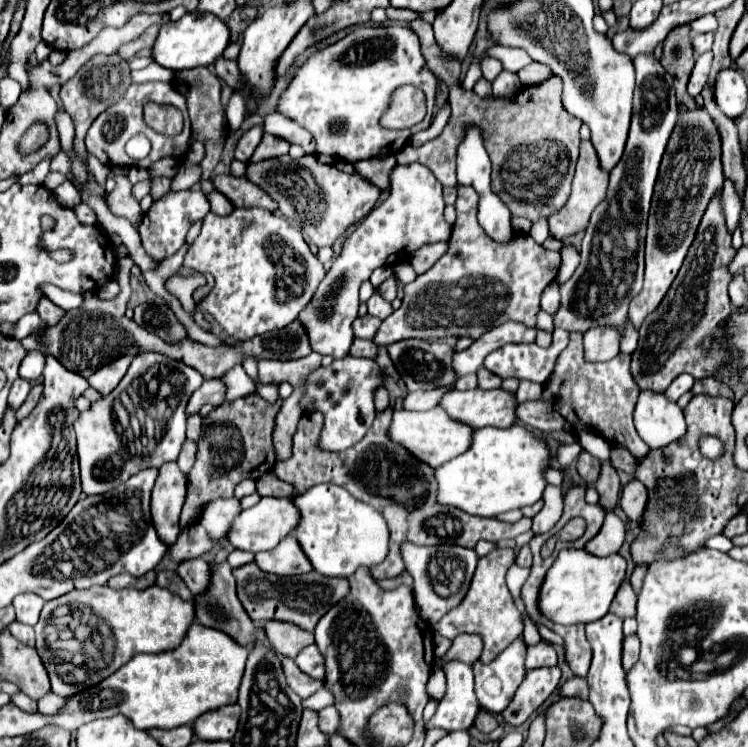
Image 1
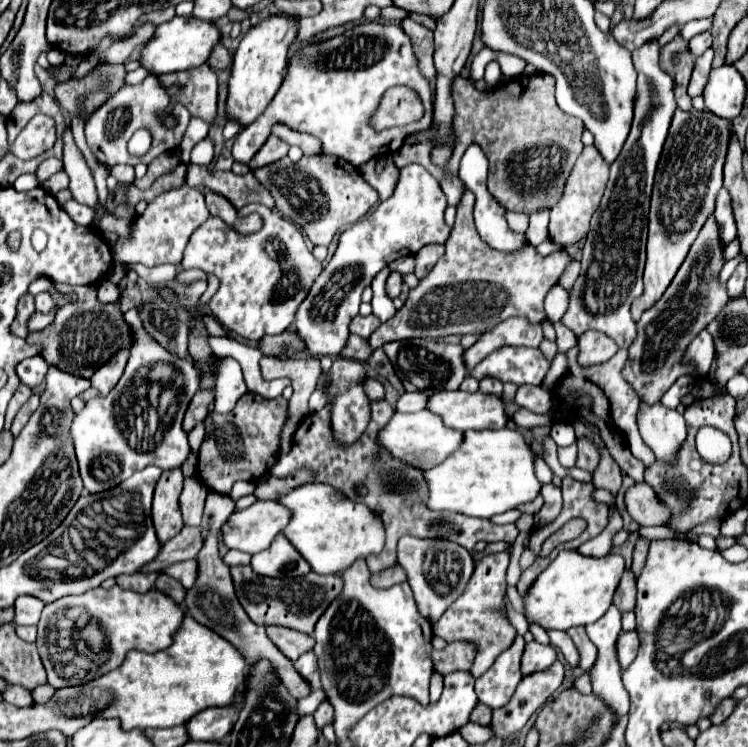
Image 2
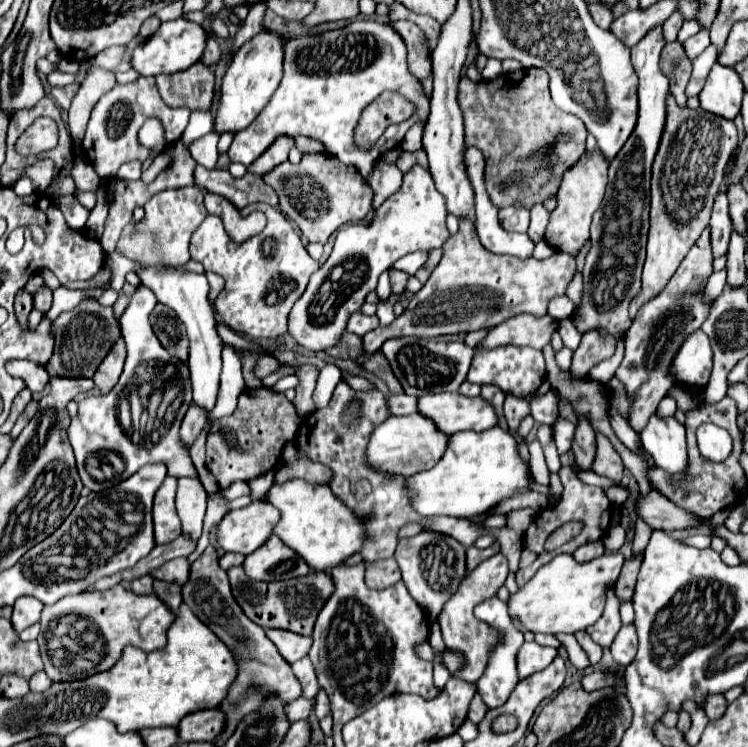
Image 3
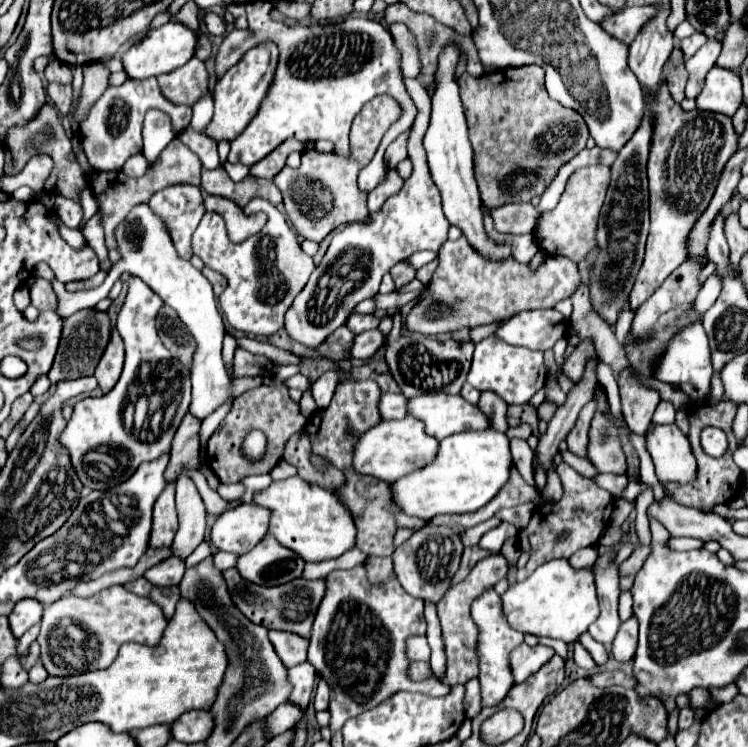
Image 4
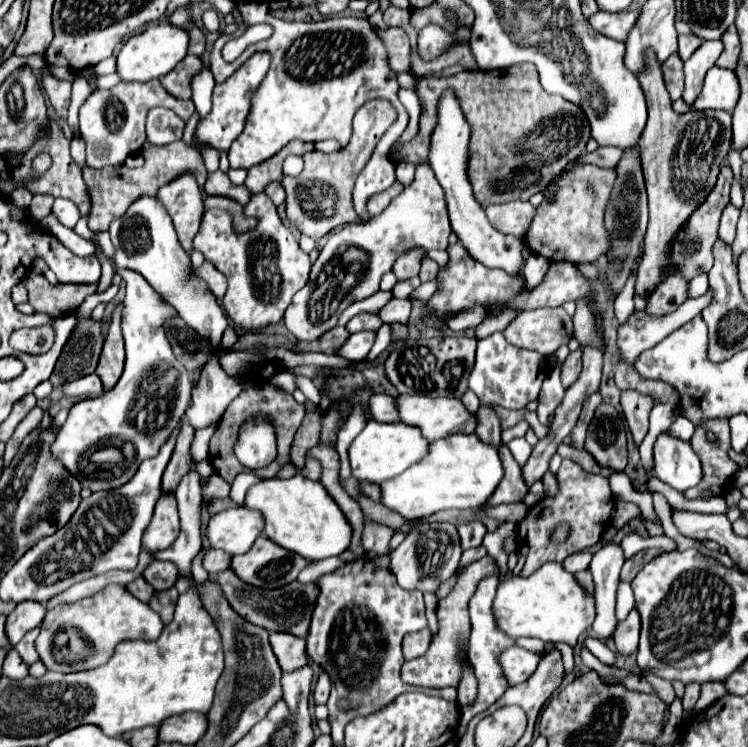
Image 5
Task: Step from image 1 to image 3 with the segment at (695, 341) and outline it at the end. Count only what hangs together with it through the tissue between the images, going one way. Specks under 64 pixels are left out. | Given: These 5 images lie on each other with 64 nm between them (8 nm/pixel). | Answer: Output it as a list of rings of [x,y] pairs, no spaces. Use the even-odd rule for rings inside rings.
[[[706,228],[688,256],[682,260],[680,268],[674,272],[670,282],[664,286],[664,290],[638,310],[632,326],[626,332],[626,354],[620,368],[616,370],[616,378],[624,384],[630,402],[628,422],[636,432],[640,432],[648,424],[648,418],[656,412],[660,400],[672,386],[672,380],[668,380],[668,360],[672,360],[672,352],[676,352],[676,348],[680,348],[680,340],[684,340],[688,332],[700,328],[708,316],[710,304],[702,302],[702,288],[710,274],[712,252]]]

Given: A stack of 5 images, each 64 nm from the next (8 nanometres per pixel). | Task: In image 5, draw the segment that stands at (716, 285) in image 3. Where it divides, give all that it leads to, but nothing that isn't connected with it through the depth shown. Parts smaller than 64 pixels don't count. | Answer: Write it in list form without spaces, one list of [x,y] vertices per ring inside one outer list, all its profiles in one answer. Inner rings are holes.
[[[712,292],[692,298],[680,304],[672,314],[666,316],[650,316],[646,312],[634,312],[624,324],[618,328],[618,354],[620,360],[626,364],[634,364],[636,356],[646,350],[656,346],[660,340],[664,340],[670,332],[698,316],[704,306],[712,300]]]

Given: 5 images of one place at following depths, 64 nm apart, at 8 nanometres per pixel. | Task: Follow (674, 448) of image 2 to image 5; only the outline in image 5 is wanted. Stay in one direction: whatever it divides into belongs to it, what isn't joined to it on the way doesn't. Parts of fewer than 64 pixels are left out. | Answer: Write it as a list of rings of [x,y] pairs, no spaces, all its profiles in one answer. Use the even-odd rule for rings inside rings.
[[[658,436],[654,444],[654,476],[670,484],[678,492],[694,488],[704,478],[698,456],[692,452],[690,442],[668,436]]]

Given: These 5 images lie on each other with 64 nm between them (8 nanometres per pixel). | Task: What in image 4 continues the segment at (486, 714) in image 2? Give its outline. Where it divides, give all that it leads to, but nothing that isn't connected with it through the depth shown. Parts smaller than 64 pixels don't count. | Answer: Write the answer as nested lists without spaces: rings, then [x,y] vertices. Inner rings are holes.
[[[472,678],[464,684],[464,710],[468,718],[474,718],[480,712],[480,688],[478,688],[478,680]]]

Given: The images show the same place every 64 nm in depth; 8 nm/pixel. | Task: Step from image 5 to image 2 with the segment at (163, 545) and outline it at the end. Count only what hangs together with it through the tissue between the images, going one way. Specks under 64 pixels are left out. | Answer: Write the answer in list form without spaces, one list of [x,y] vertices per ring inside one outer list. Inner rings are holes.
[[[164,470],[162,478],[156,484],[152,520],[154,520],[154,528],[160,544],[174,538],[184,526],[184,522],[180,520],[180,506],[178,506],[182,482],[184,482],[184,476],[180,470]]]

